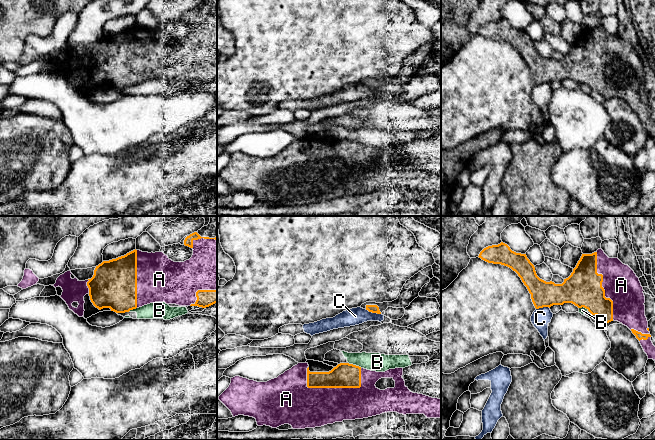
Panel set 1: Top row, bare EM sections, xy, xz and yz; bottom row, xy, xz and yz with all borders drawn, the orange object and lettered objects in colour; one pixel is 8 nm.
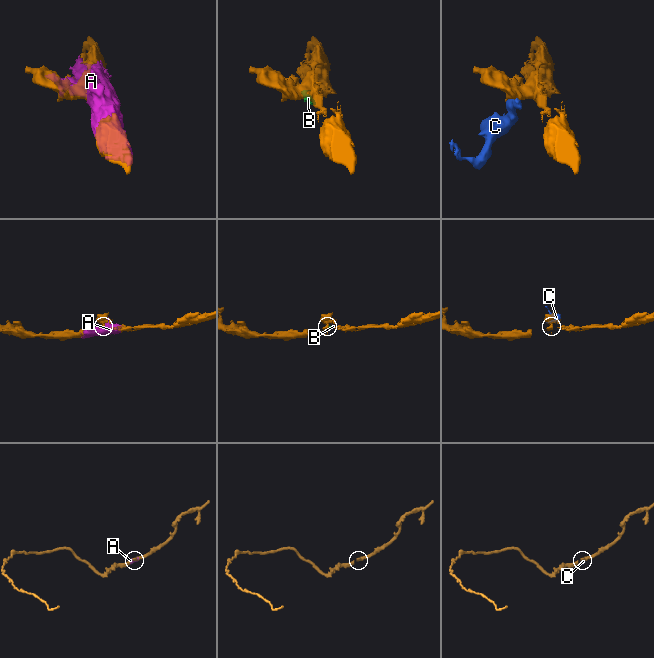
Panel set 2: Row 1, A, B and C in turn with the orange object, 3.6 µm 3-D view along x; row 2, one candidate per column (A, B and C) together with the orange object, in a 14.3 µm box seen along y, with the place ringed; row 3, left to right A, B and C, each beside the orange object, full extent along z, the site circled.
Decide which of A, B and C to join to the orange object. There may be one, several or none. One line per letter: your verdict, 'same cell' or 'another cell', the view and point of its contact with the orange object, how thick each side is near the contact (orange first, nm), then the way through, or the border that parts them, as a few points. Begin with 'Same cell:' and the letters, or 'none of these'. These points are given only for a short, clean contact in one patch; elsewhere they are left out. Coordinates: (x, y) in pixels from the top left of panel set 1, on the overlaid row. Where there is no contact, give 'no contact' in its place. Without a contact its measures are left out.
Same cell: A
A: same cell; meets orange in xz at (342, 387); 200 nm thick on the orange side, 300 nm on the other
B: another cell; meets orange in xz at (355, 365); 200 nm thick on the orange side, 150 nm on the other; border along xz (348, 362), (361, 367)
C: another cell; meets orange in xz at (373, 312); 60 nm thick on the orange side, 140 nm on the other

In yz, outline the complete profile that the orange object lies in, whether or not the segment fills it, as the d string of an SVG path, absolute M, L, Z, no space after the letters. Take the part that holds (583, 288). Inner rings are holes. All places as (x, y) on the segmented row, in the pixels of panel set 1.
M503 242L484 248L478 257L488 263L501 264L515 271L531 294L536 309L572 303L578 308L586 308L591 315L599 316L605 323L618 321L627 326L636 336L648 359L655 360L655 346L651 341L645 316L643 287L634 271L623 264L618 257L609 258L601 248L592 254L582 254L573 272L564 279L562 284L540 279L526 254L512 251Z

